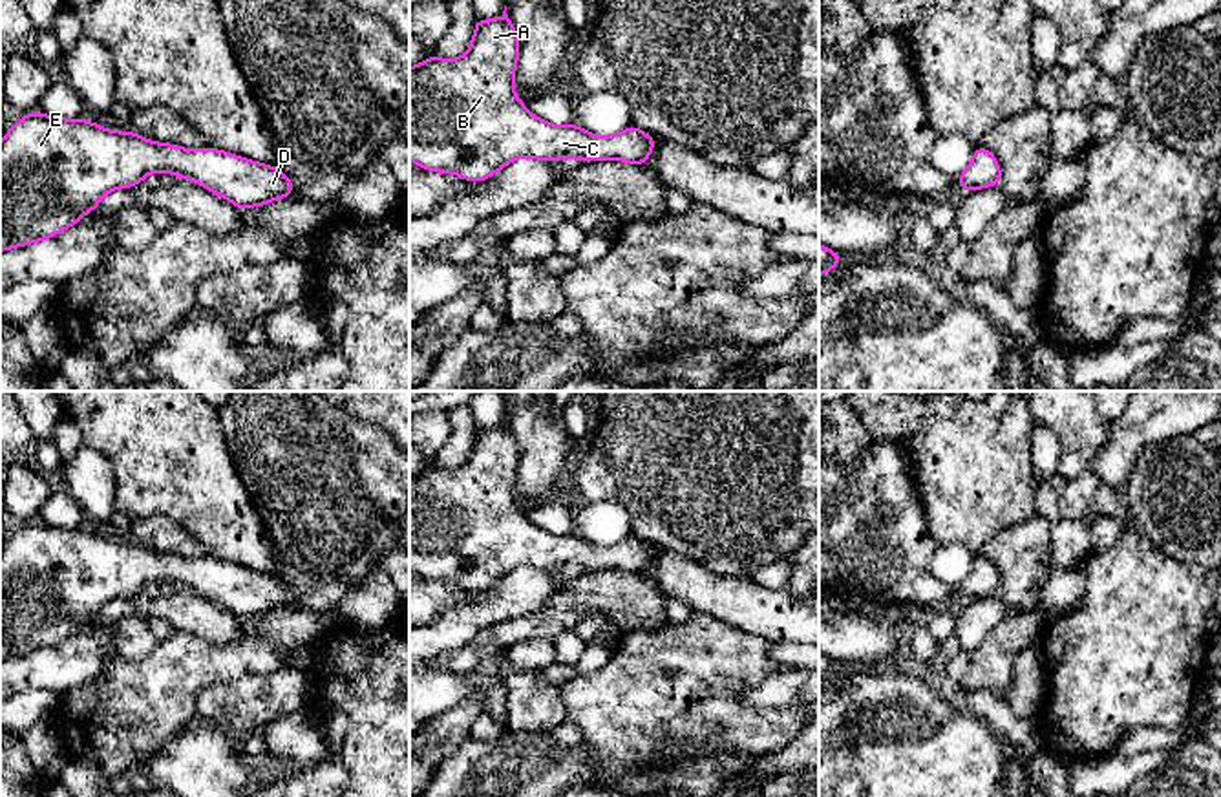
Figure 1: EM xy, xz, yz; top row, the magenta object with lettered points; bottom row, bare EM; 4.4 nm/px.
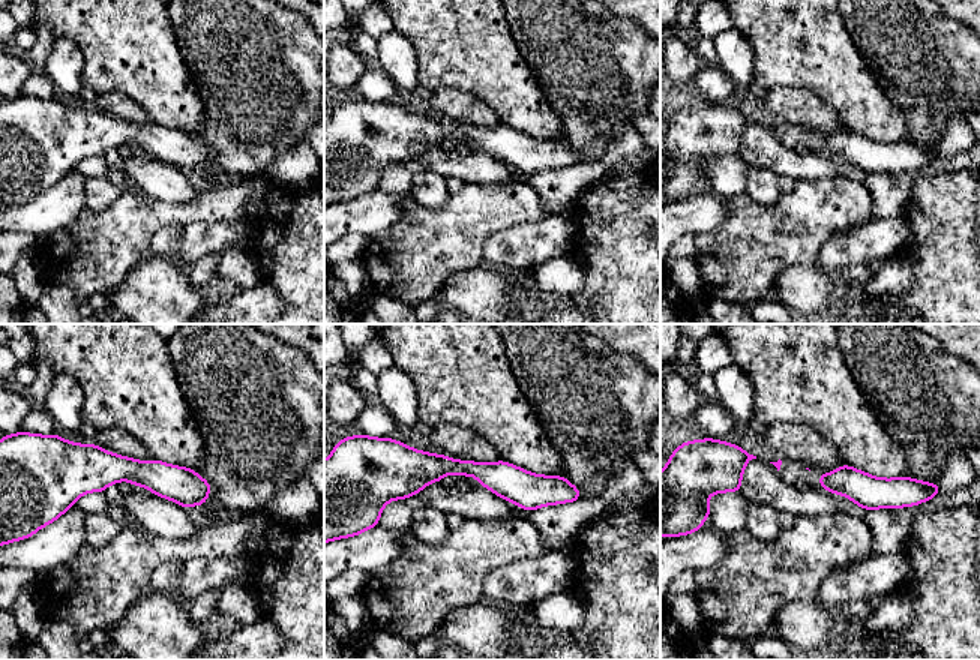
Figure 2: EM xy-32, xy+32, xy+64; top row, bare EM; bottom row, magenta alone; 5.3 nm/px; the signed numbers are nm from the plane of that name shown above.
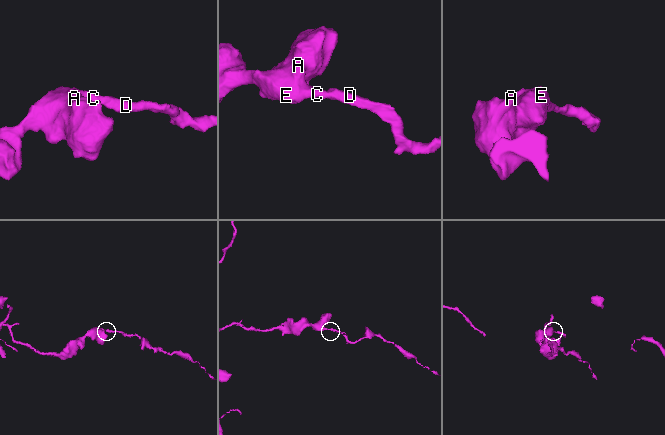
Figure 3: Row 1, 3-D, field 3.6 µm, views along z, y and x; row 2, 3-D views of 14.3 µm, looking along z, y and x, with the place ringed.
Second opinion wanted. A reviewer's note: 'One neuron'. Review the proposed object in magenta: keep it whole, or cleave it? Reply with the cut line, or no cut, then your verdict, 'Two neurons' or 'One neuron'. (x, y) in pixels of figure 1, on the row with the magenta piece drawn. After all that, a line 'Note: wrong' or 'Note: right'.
No split. One neuron
Note: right

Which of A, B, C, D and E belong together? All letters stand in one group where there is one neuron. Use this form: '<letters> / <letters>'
A B C D E

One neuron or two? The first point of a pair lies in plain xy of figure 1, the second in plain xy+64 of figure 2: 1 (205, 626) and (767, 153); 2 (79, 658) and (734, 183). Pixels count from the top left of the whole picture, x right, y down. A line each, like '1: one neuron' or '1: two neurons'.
1: one neuron
2: two neurons

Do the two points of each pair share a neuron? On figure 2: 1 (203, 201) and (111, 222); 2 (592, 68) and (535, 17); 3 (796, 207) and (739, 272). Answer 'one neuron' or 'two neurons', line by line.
1: one neuron
2: one neuron
3: one neuron

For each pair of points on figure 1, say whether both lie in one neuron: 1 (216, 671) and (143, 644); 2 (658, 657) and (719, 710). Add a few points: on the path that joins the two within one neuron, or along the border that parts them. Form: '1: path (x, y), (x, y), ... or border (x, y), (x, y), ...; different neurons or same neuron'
1: border (159, 642), (138, 660), (116, 655); different neurons
2: path (677, 666), (706, 691), (711, 691); same neuron

